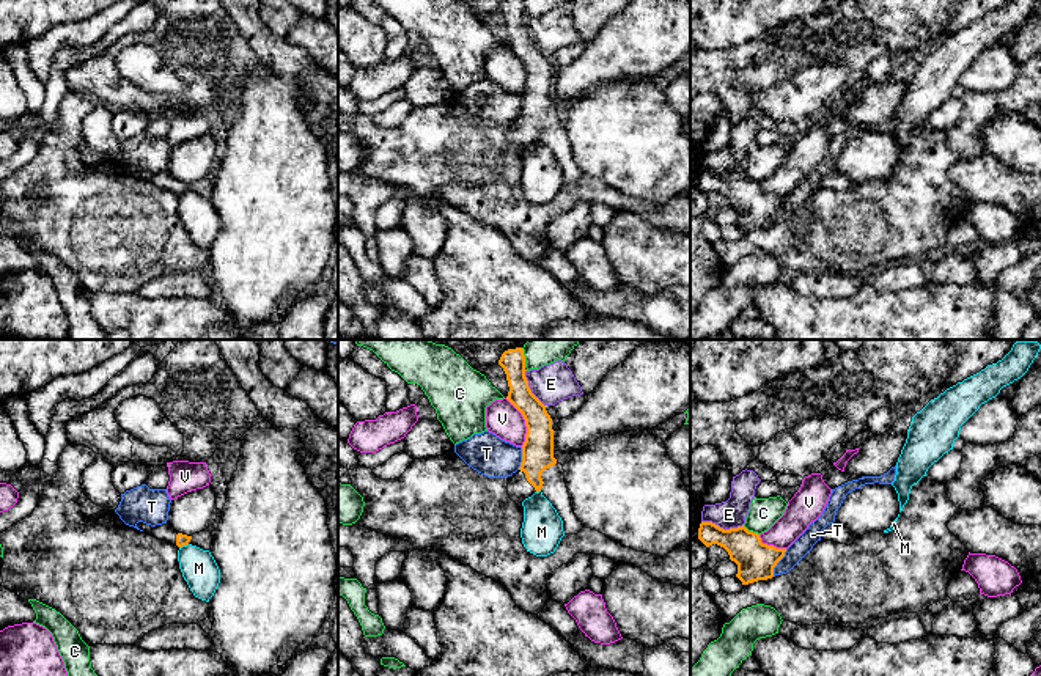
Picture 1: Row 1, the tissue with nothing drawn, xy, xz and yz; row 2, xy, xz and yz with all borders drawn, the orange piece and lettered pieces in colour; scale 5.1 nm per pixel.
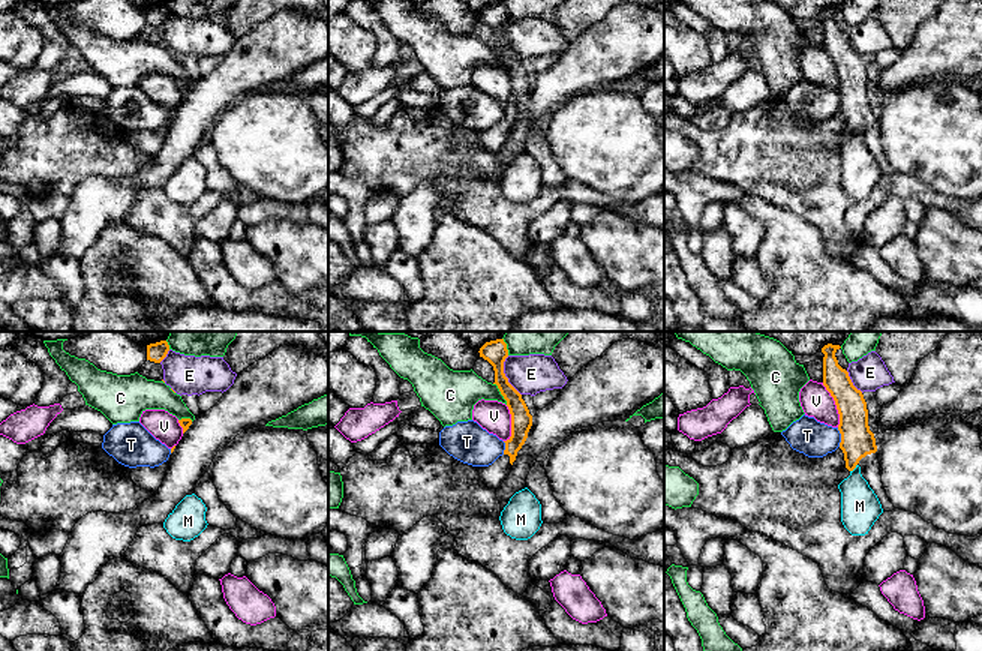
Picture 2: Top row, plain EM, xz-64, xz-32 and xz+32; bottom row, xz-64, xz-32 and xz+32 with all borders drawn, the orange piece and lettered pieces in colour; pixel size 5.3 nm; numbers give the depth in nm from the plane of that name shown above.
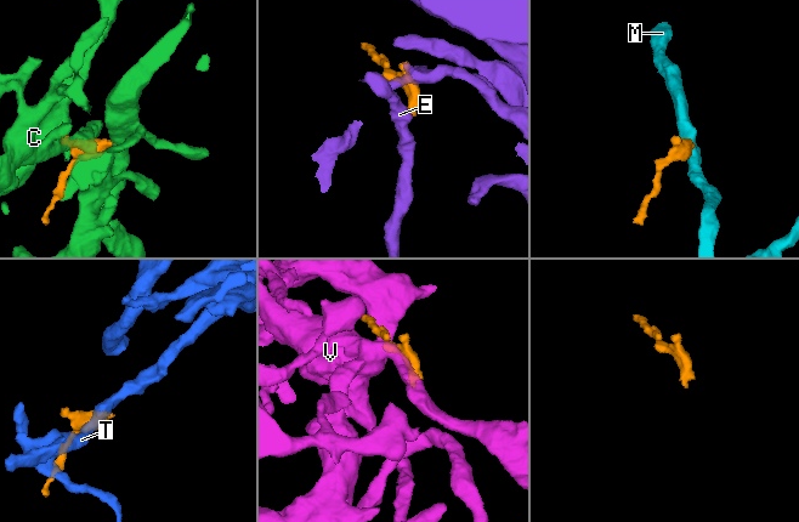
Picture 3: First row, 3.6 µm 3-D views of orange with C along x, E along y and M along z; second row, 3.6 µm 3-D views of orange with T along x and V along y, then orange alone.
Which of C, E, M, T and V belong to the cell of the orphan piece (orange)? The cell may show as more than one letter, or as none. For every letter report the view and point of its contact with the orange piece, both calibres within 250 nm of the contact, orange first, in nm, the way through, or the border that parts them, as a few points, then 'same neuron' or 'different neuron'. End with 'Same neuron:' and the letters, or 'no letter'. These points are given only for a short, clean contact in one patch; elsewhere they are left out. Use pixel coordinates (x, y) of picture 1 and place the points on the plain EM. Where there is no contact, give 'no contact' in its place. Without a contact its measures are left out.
C: meets orange in yz at (750, 180); 190 nm thick on the orange side, 150 nm on the other; different neuron
E: meets orange in yz at (722, 176); 190 nm thick on the orange side, 140 nm on the other; border along yz (702, 168), (711, 168), (724, 176), (743, 173); different neuron
M: meets orange in xy at (183, 192); 60 nm thick on the orange side, 180 nm on the other; border along xy (187, 191), (180, 195); different neuron
T: meets orange in yz at (777, 209); 190 nm thick on the orange side, 90 nm on the other; different neuron
V: meets orange in xz at (526, 71); 160 nm thick on the orange side, 180 nm on the other; different neuron
Same neuron: no letter

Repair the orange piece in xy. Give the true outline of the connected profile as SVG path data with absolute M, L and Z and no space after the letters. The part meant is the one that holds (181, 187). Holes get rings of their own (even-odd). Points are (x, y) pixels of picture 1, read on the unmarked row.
M138 170L137 175L140 178L143 178L145 181L148 181L148 182L157 186L157 187L167 189L173 193L178 193L178 195L192 192L192 193L197 193L203 198L209 198L211 193L212 193L212 186L214 186L212 184L212 176L195 181L192 184L187 184L187 182L178 181L168 171L151 175L151 173L146 173L143 170Z

